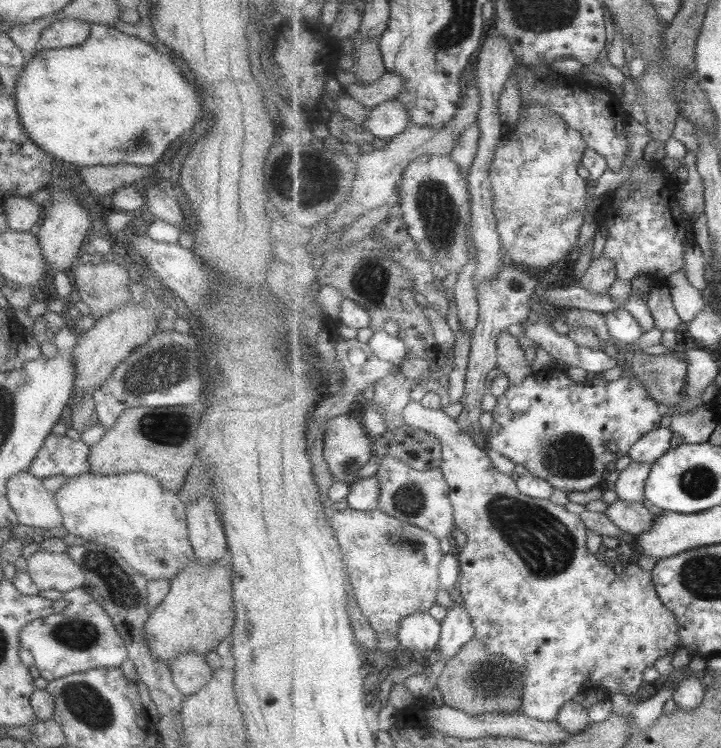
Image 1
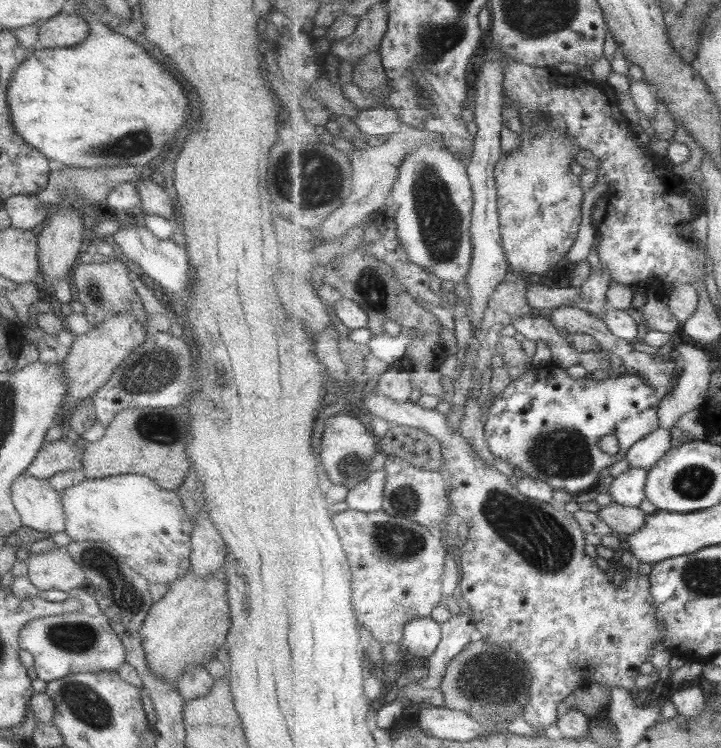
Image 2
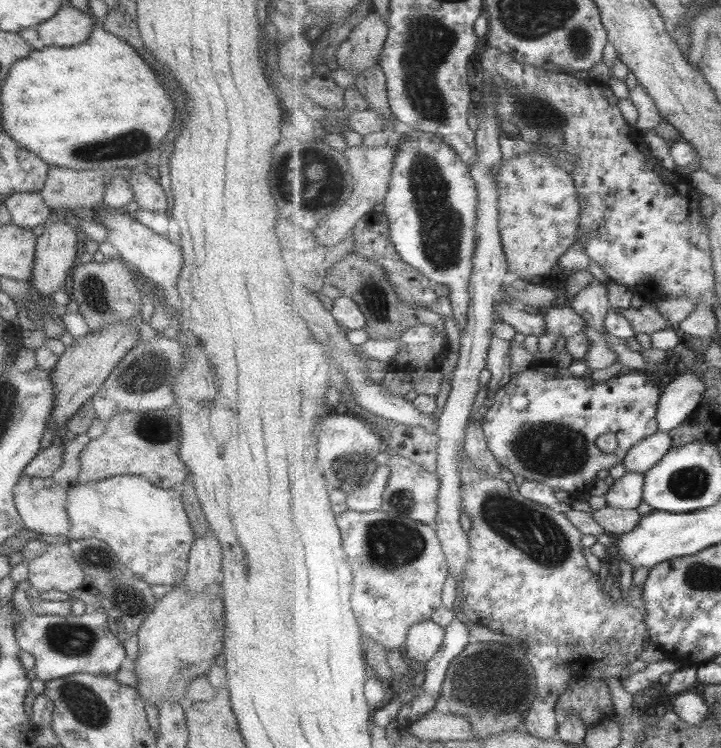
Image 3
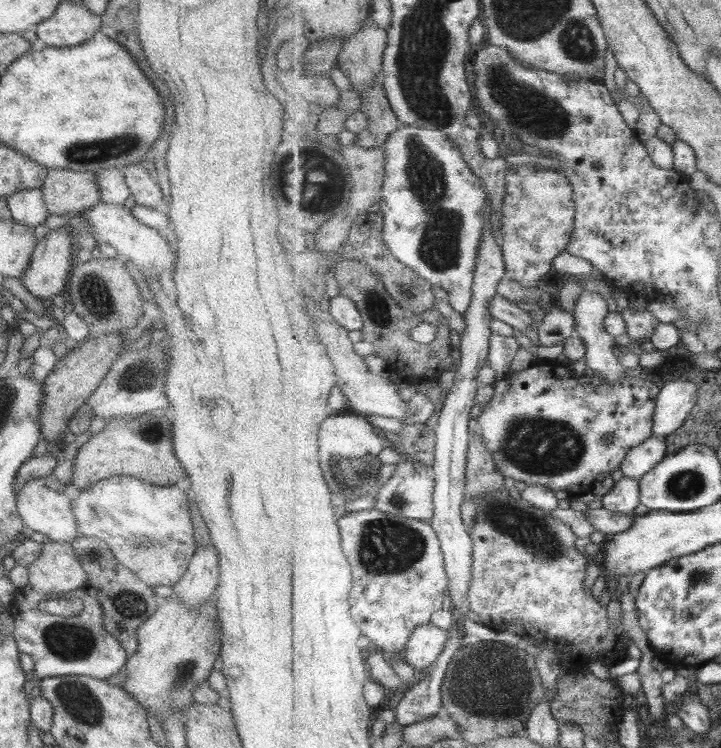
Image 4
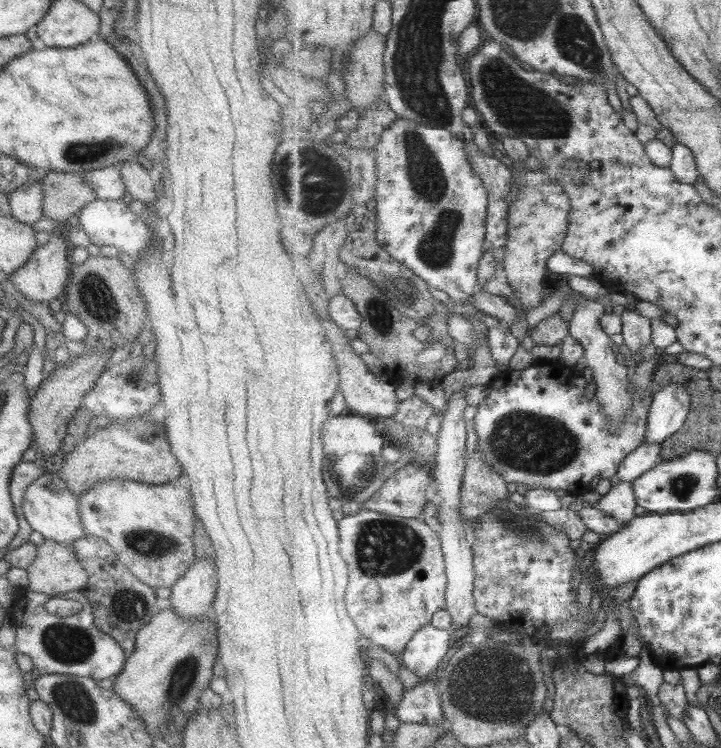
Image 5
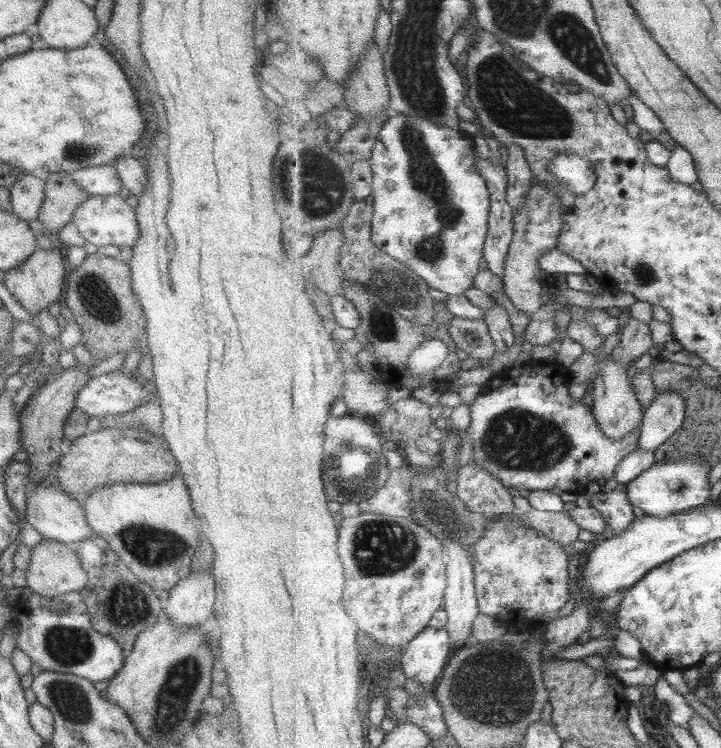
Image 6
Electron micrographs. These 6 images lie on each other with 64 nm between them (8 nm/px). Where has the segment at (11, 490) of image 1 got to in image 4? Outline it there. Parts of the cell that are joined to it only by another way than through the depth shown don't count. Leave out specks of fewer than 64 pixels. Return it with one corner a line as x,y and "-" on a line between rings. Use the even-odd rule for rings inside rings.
49,473
26,482
16,494
16,509
19,518
29,531
40,532
53,542
71,543
79,534
72,511
73,493
69,486
59,482

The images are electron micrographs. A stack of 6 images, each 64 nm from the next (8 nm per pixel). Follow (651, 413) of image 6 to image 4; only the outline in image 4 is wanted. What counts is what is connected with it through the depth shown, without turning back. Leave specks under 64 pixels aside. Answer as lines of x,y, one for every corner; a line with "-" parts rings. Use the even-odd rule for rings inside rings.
677,379
664,383
655,408
655,438
666,438
679,432
697,406
698,384
690,379

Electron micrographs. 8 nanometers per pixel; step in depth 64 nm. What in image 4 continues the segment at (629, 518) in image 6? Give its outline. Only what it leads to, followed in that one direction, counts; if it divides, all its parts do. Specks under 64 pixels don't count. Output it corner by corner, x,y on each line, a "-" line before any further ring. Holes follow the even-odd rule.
623,476
601,500
602,506
613,512
634,514
635,508
641,504
639,480

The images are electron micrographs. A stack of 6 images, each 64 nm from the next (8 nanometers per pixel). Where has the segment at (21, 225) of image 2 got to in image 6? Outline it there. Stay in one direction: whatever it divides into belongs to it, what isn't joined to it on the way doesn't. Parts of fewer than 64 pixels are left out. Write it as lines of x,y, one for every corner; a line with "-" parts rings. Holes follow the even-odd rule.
23,173
9,188
9,198
12,212
21,220
28,221
36,218
39,207
43,203
43,180
30,173

